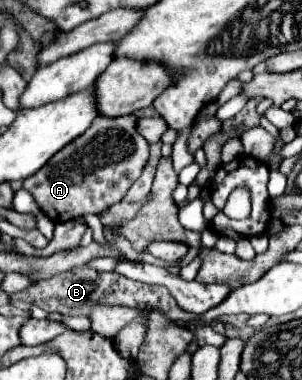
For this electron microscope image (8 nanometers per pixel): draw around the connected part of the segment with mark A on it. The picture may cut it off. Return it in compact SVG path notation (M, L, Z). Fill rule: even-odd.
M135 115L121 117L97 117L89 131L81 137L73 139L37 177L29 177L23 181L23 189L27 189L41 211L51 217L55 223L77 219L89 213L101 213L107 207L119 203L129 187L139 179L145 163L149 159L149 143L137 131Z

